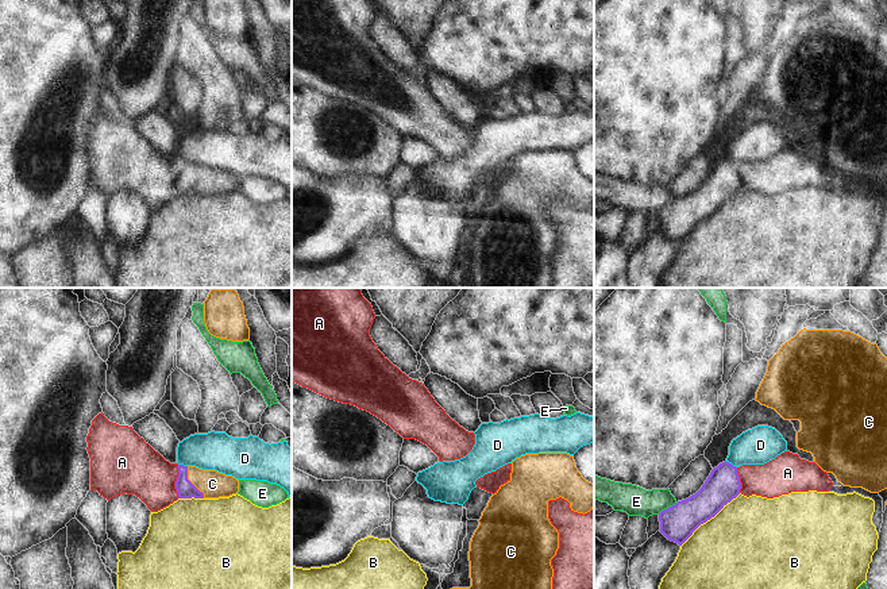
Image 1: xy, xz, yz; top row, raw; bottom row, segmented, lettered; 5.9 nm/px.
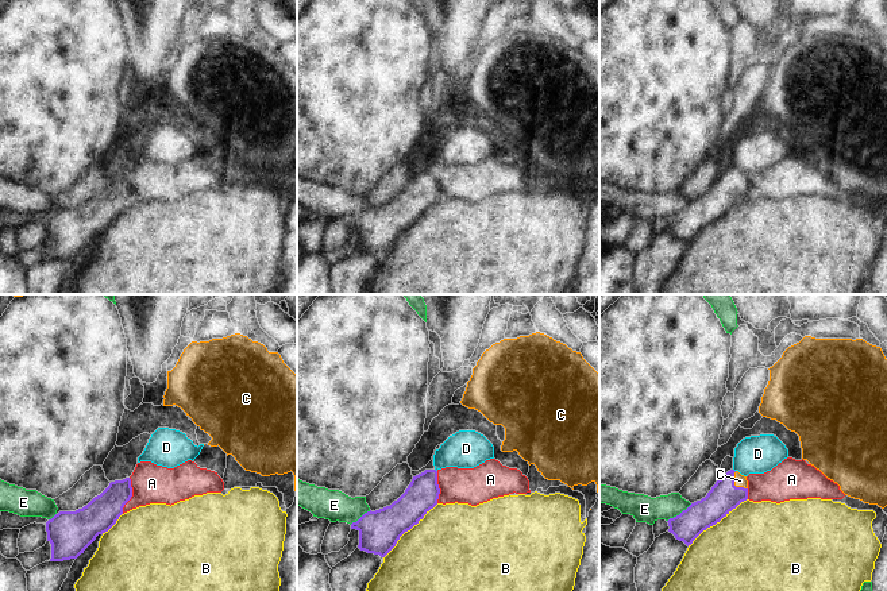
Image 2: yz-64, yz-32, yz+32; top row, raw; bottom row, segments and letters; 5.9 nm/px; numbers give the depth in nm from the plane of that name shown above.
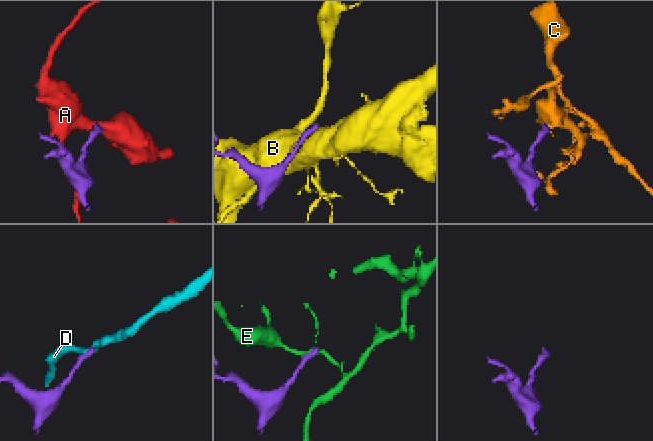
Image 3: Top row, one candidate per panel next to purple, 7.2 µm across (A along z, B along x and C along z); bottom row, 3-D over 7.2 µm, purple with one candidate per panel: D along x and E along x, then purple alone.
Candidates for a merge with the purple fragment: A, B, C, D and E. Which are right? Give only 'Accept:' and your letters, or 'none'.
Accept: C

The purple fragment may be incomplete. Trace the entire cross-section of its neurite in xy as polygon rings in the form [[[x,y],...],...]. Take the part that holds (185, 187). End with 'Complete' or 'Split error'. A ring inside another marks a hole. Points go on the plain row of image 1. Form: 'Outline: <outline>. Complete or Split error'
Outline: [[[178,162],[176,178],[178,196],[219,196],[239,189],[239,177],[216,168]]]. Split error.

